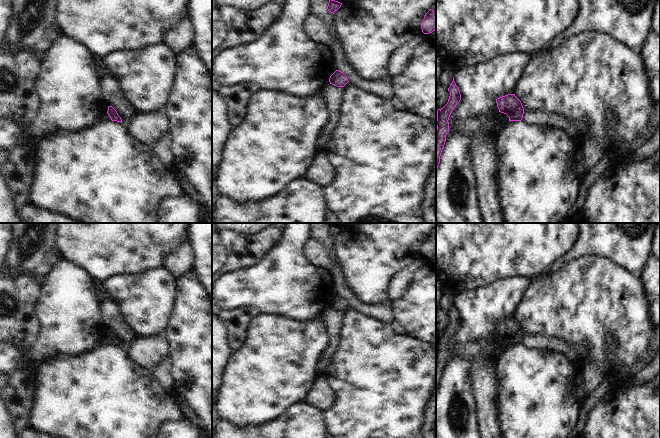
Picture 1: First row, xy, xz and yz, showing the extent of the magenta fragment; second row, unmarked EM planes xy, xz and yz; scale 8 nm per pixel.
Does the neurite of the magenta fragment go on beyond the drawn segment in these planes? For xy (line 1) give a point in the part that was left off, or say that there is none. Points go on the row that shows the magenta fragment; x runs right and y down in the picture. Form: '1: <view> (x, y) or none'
1: none

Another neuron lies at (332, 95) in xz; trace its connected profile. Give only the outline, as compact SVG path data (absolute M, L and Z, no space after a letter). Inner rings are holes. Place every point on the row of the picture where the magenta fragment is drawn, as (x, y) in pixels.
M330 83L322 89L322 100L325 104L328 118L315 140L315 146L318 150L321 150L329 141L337 126L343 93L344 87L337 87Z

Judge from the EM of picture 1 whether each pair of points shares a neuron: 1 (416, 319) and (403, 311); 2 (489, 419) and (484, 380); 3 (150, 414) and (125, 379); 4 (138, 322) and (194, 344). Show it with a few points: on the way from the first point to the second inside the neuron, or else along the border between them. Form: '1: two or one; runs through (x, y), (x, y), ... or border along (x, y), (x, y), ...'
1: one; runs through (413, 316), (406, 311)
2: one; runs through (486, 409), (485, 390)
3: one; runs through (141, 405), (125, 388)
4: two; border along (173, 309), (169, 323), (164, 331)

